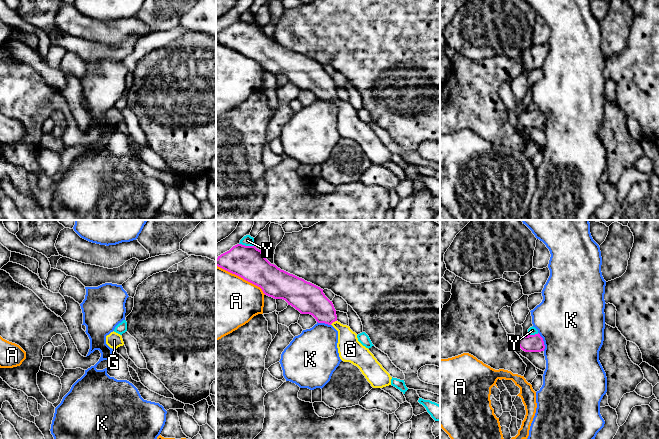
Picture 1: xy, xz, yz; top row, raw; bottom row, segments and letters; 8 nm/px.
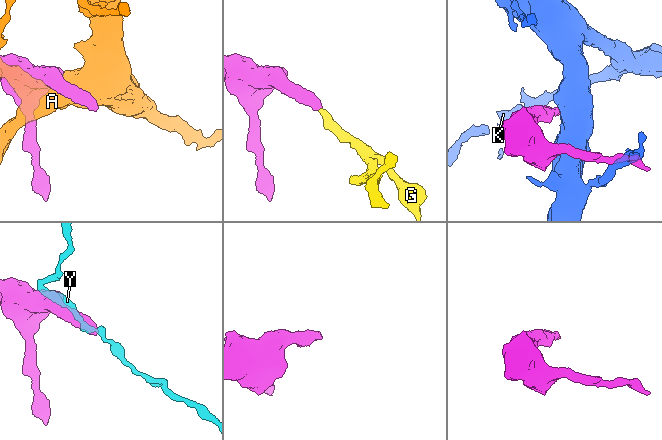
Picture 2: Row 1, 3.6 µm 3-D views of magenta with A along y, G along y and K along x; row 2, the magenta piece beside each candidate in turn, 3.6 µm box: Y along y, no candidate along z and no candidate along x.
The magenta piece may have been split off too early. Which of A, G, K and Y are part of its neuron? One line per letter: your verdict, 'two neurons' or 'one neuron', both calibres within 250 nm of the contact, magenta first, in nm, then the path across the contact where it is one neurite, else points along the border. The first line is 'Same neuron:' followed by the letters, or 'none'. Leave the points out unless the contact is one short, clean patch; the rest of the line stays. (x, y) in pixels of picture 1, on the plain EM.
Same neuron: G
A: two neurons | 260/480 nm
G: one neuron | 220/180 nm | across xz (311, 76), (333, 97), (344, 108), (349, 123)
K: two neurons | 140/500 nm
Y: two neurons | 260/90 nm

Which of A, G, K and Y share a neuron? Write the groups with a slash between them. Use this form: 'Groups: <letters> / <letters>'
Groups: A / G / K / Y

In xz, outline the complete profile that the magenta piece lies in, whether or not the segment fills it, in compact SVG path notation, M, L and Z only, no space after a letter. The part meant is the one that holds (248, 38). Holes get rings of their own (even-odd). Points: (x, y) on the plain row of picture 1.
M242 20L233 22L229 27L218 32L216 42L260 63L263 69L269 73L285 76L288 81L294 83L301 90L312 91L318 99L332 101L338 107L337 124L340 135L357 142L373 164L383 164L391 161L392 153L369 125L358 117L357 110L349 102L337 97L334 81L325 72L323 65L271 40L264 33L262 27L255 22L245 22Z

